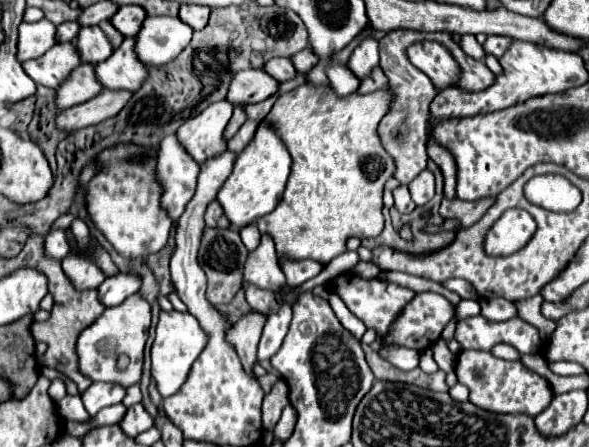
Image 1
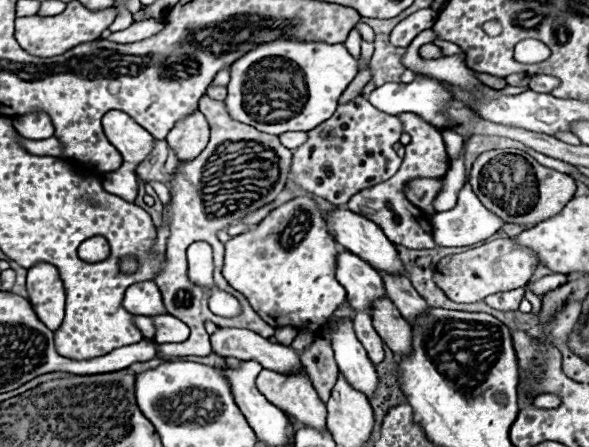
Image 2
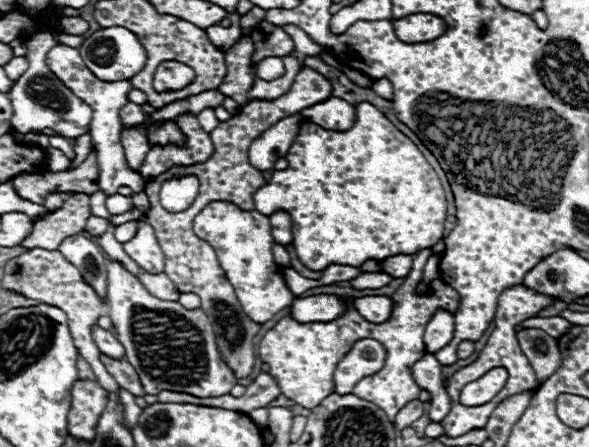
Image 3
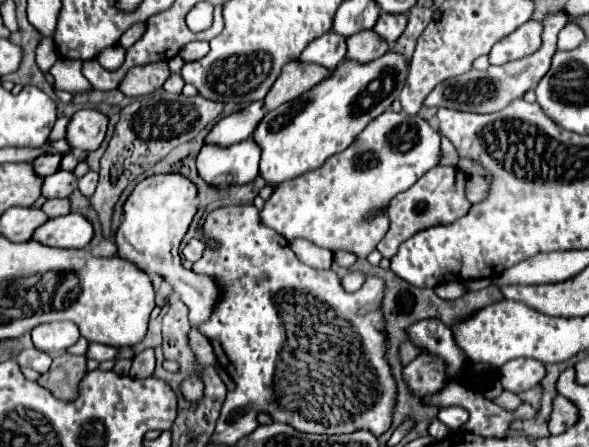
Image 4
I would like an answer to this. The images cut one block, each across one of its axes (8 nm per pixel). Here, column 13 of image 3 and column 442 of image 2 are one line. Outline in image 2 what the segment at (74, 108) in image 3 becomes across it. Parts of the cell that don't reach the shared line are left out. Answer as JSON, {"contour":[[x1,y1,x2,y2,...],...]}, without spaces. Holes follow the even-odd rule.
{"contour":[[416,74,416,80,410,84,390,84,376,88,368,94,372,106,386,114,404,114,414,112,422,116,436,128,446,128,446,118,442,118,442,108,454,102,450,90,438,80]]}

